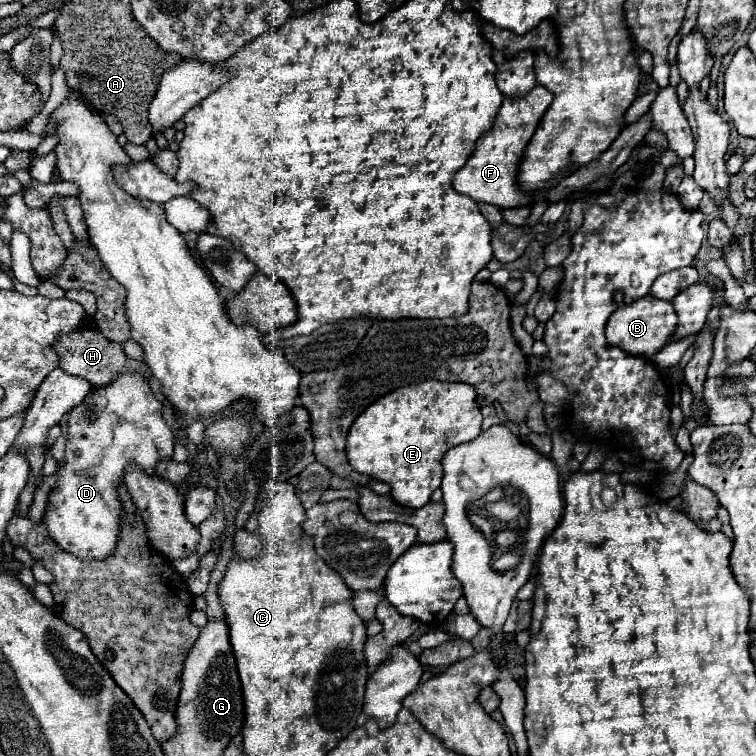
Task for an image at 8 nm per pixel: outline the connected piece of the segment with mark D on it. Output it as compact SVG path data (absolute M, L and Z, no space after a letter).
M142 372L120 374L106 388L96 388L76 406L68 416L68 442L66 442L66 468L58 470L56 492L50 494L50 502L44 514L44 524L50 536L60 544L60 548L82 556L82 558L106 558L114 552L118 538L118 518L122 502L116 494L116 484L122 480L126 462L138 462L146 466L146 472L154 472L160 458L172 458L174 434L166 420L162 418L162 402L158 402Z

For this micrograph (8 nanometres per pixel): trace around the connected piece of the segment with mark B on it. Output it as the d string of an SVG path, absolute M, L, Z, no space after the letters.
M648 294L644 298L638 298L632 304L620 306L616 312L612 312L612 316L608 318L608 324L606 324L606 340L608 340L608 344L618 346L618 348L626 350L628 354L636 354L640 358L652 358L664 344L670 342L676 322L678 322L678 318L672 308L672 302L660 300L660 298L654 298Z

